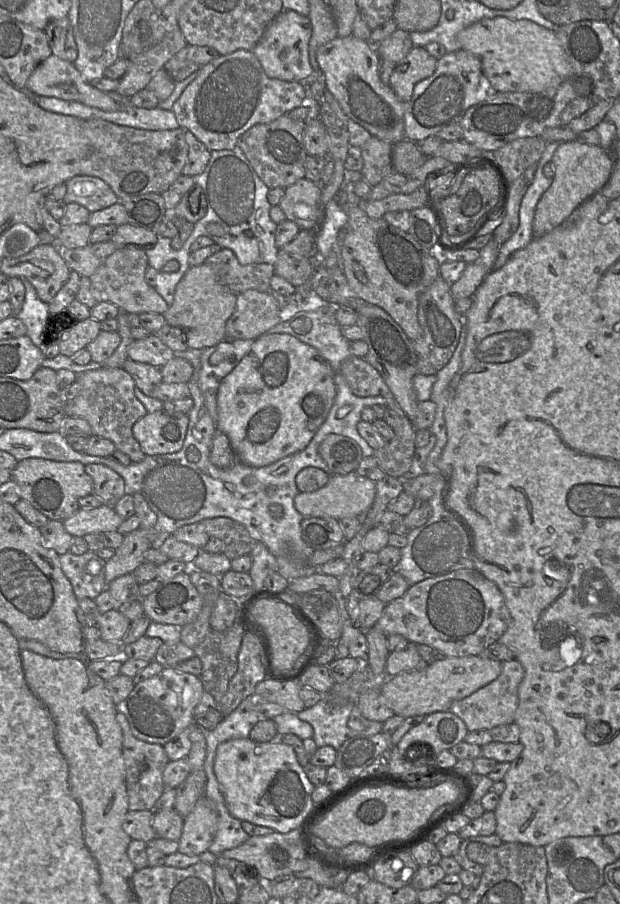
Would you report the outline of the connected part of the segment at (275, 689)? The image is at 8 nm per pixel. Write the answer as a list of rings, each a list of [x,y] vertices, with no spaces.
[[[265,678],[259,682],[254,691],[258,701],[275,703],[287,712],[298,713],[306,707],[300,698],[300,682],[279,682]]]

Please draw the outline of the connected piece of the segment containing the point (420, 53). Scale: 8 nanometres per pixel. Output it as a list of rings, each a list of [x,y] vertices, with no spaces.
[[[412,47],[407,56],[396,65],[389,86],[402,102],[408,102],[414,86],[421,80],[430,77],[437,65],[437,60],[423,47]]]

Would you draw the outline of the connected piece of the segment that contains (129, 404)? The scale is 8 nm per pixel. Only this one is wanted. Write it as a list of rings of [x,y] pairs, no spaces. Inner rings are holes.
[[[102,367],[97,370],[77,374],[76,381],[80,382],[80,391],[72,400],[66,402],[66,416],[85,419],[90,424],[93,435],[111,440],[116,449],[128,455],[133,463],[141,462],[146,454],[142,451],[139,442],[135,439],[132,427],[135,422],[145,416],[148,411],[134,393],[136,384],[131,375],[123,368]]]

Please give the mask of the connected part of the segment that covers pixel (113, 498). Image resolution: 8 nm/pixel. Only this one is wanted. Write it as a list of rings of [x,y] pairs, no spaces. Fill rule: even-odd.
[[[87,464],[85,471],[93,479],[93,494],[102,504],[114,507],[126,494],[124,479],[103,464]]]

